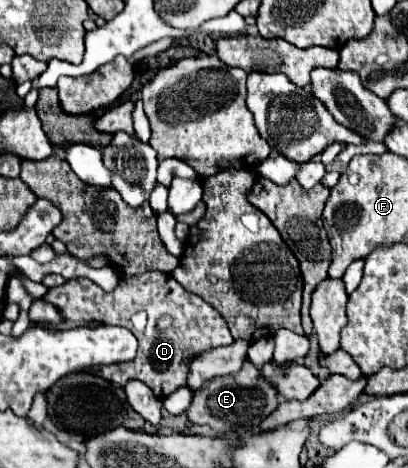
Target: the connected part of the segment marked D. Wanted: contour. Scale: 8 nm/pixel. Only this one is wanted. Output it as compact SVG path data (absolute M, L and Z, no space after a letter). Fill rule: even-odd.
M157 270L143 272L137 276L119 276L119 284L115 286L113 292L103 292L101 286L97 286L89 278L71 278L63 286L51 288L43 298L61 310L63 318L67 320L67 324L63 326L65 330L85 326L89 320L129 328L139 340L137 358L131 362L123 362L121 366L101 366L101 370L89 372L119 386L125 386L131 378L137 378L145 382L157 398L169 396L171 392L175 392L179 386L185 384L191 362L185 356L187 352L201 354L219 346L229 346L233 342L233 336L225 320L221 318L221 314L217 314L217 310L213 310L213 306L209 306L197 294L187 292L171 274L163 274ZM137 310L145 310L149 316L147 328L143 332L133 330L131 324L131 314ZM163 314L169 314L173 318L173 324L165 330L157 326Z

